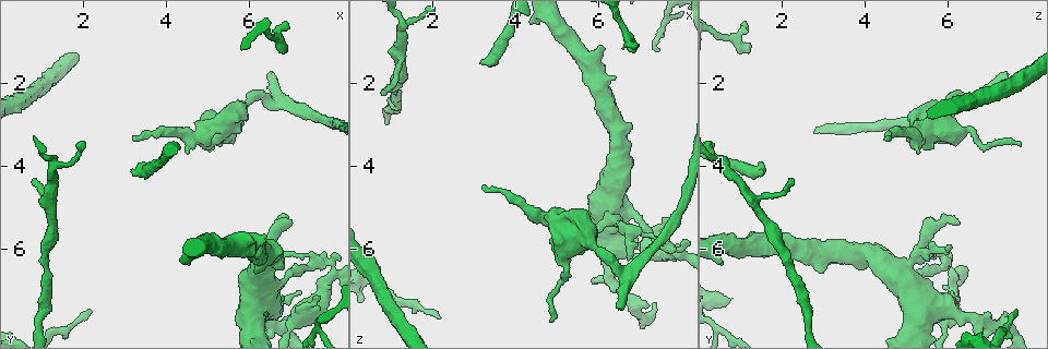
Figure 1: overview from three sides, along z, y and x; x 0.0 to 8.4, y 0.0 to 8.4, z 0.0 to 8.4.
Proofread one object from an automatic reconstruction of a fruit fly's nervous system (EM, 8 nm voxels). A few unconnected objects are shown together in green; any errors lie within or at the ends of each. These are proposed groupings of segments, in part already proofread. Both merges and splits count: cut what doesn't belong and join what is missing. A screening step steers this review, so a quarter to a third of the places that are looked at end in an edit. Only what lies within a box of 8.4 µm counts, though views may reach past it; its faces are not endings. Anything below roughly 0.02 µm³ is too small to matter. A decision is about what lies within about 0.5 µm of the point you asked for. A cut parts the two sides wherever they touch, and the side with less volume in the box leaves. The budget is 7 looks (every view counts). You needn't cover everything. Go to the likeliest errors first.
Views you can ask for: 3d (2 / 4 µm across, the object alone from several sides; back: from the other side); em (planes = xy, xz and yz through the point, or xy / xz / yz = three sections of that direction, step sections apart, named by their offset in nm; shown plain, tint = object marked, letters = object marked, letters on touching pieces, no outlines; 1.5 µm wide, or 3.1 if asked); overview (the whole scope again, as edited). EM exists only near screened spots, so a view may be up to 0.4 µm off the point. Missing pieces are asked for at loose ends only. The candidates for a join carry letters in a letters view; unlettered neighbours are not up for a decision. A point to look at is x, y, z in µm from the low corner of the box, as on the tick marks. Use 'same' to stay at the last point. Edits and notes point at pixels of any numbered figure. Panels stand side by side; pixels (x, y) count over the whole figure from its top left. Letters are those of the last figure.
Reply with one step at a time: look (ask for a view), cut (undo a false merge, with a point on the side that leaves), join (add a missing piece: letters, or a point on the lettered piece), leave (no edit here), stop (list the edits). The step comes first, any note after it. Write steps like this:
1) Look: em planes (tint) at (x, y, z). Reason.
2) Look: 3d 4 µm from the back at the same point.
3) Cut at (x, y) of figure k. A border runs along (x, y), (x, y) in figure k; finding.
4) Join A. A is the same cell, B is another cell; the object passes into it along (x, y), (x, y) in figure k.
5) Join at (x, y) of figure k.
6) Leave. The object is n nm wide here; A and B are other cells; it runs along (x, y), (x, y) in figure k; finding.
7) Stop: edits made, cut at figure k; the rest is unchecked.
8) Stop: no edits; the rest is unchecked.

Look: 3d 2 µm at (6.75, 2.45, 6.65). Branch point.

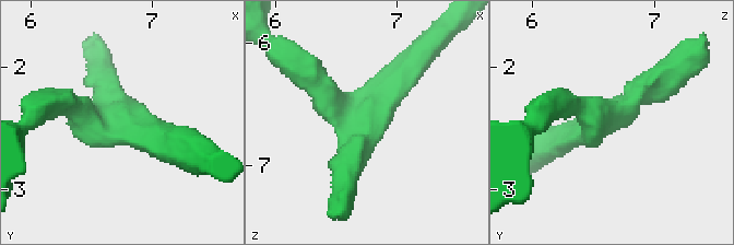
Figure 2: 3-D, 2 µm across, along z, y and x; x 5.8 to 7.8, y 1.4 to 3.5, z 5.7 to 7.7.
Look: em planes (letters) at (6.72, 2.42, 6.60).

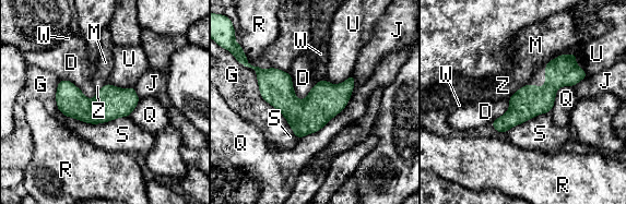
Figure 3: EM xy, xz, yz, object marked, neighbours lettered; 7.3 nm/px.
Leave. D, G, J, M, Q, R, S, U, W and Z are other cells; it runs along (573, 59), (535, 100), (495, 124) in figure 3; one neuron here.

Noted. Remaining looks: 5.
Look: em planes (letters) at (0.85, 4.30, 2.20). Tapers out.

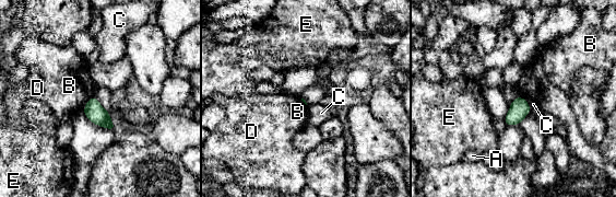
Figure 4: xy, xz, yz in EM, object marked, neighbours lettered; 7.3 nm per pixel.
Leave. A, B, C, D and E are other cells; a border runs along (520, 95), (525, 100) in figure 4; none of them fits.

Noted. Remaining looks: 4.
Look: em yz step 8 (tint) at (6.35, 6.10, 5.25).

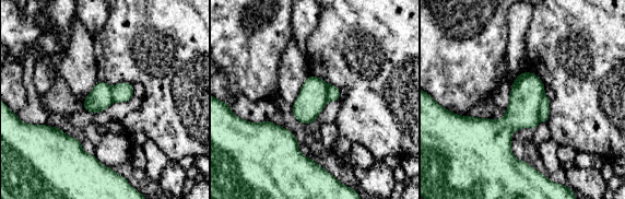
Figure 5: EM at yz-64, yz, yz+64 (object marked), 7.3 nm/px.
Look: em yz step 8 (letters) at the same point.

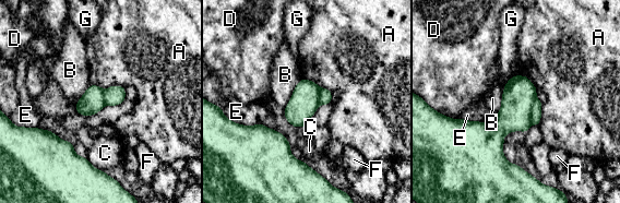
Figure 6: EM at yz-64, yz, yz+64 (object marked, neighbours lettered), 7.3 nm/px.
Cut at (537, 106) of figure 6. The object is 220 nm wide here; the longest contact is with E, 320 nm; A, B, C, D, E, F and G are other cells; a second neuron is stuck on.

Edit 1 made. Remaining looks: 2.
Stop: edits made, cut at figure 6; the rest is unchecked.

